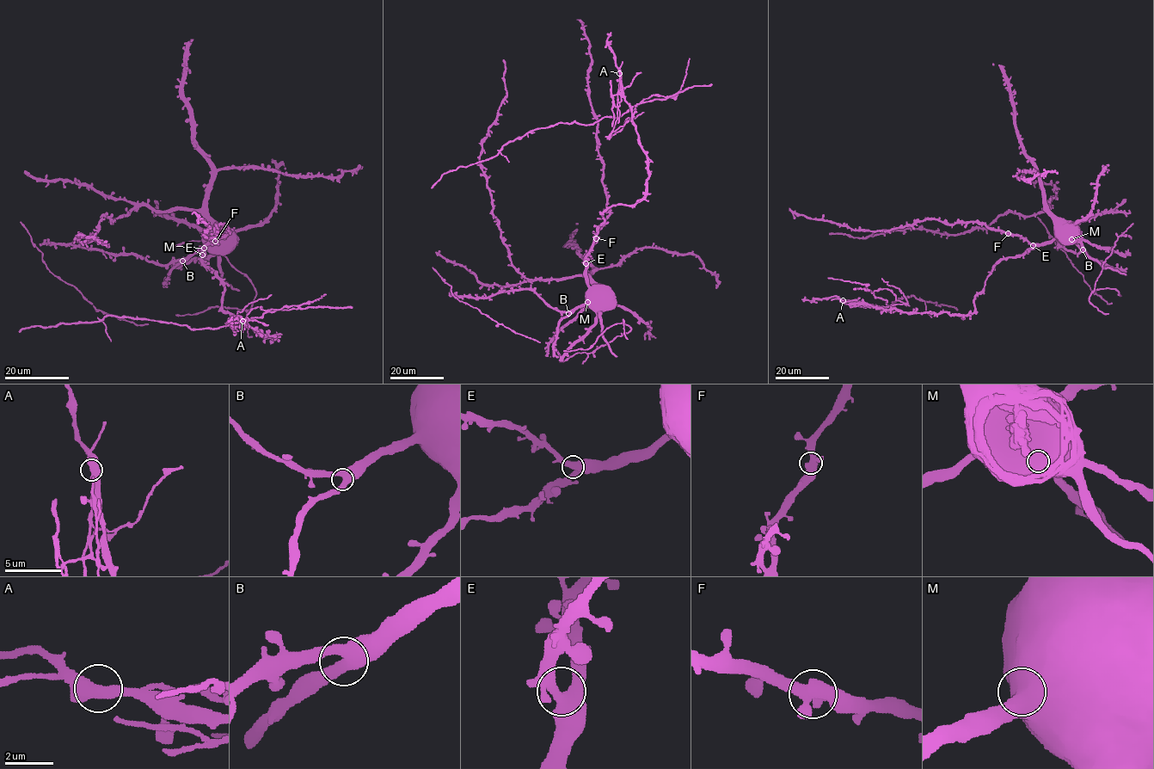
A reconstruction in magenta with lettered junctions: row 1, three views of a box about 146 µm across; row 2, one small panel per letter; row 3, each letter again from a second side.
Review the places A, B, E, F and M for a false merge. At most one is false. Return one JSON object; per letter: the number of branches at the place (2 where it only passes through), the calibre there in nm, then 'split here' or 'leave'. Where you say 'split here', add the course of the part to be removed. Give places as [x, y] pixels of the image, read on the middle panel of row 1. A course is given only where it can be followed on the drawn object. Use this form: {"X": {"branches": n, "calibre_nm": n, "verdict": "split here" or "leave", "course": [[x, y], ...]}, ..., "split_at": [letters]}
{"A": {"branches": 3, "calibre_nm": 500, "verdict": "split here", "course": [[619, 73], [615, 132], [639, 104], [590, 125], [531, 130], [493, 156], [445, 172], [431, 187]]}, "B": {"branches": 3, "calibre_nm": 440, "verdict": "leave"}, "E": {"branches": 3, "calibre_nm": 480, "verdict": "leave"}, "F": {"branches": 3, "calibre_nm": 480, "verdict": "leave"}, "M": {"branches": 3, "calibre_nm": 480, "verdict": "leave"}, "split_at": ["A"]}

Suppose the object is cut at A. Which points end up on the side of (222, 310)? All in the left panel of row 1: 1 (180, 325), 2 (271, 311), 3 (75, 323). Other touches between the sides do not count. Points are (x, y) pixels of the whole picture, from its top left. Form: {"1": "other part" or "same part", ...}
{"1": "other part", "2": "other part", "3": "other part"}

